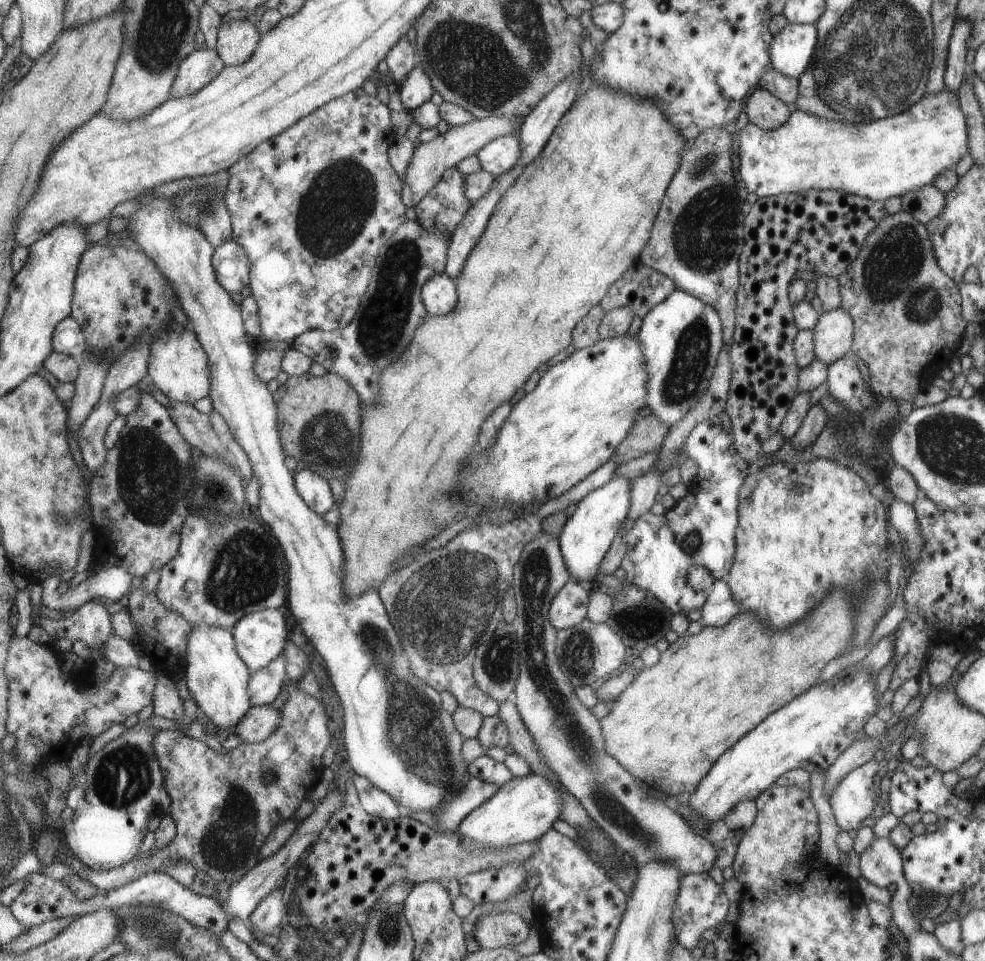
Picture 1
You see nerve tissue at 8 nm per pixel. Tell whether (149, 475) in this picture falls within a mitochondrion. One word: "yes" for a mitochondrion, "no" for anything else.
yes

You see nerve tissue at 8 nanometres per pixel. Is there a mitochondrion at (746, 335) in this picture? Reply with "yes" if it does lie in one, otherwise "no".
no

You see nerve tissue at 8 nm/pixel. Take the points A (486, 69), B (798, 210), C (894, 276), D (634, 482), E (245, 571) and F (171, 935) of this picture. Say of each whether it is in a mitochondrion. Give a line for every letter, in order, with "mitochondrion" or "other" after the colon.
A: mitochondrion
B: other
C: mitochondrion
D: other
E: mitochondrion
F: mitochondrion

